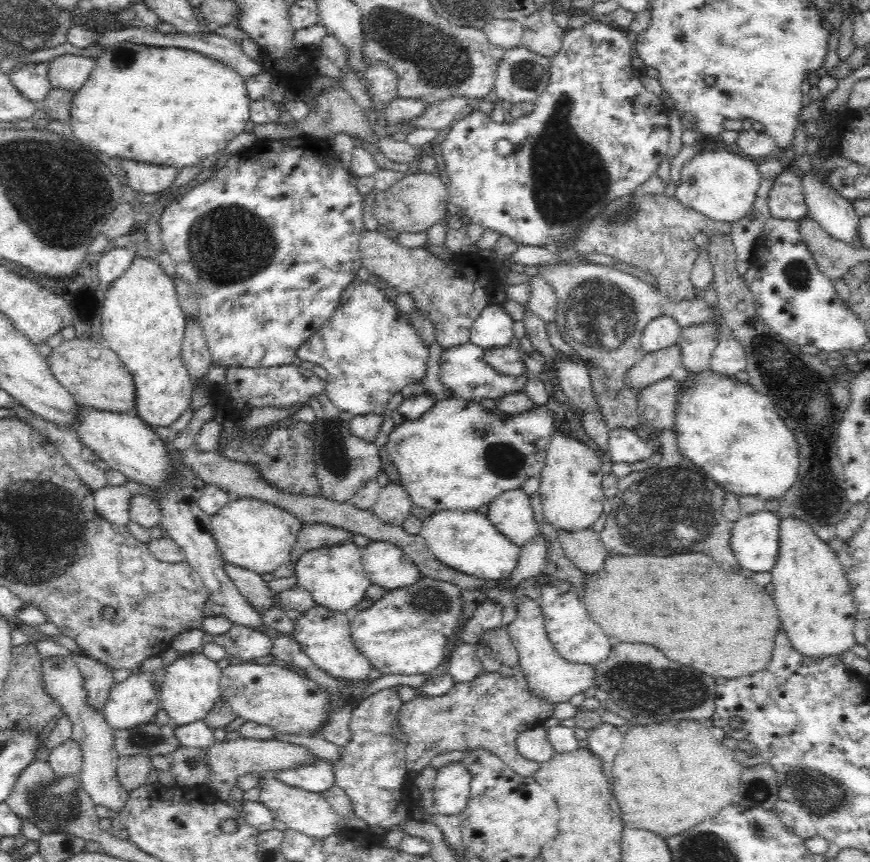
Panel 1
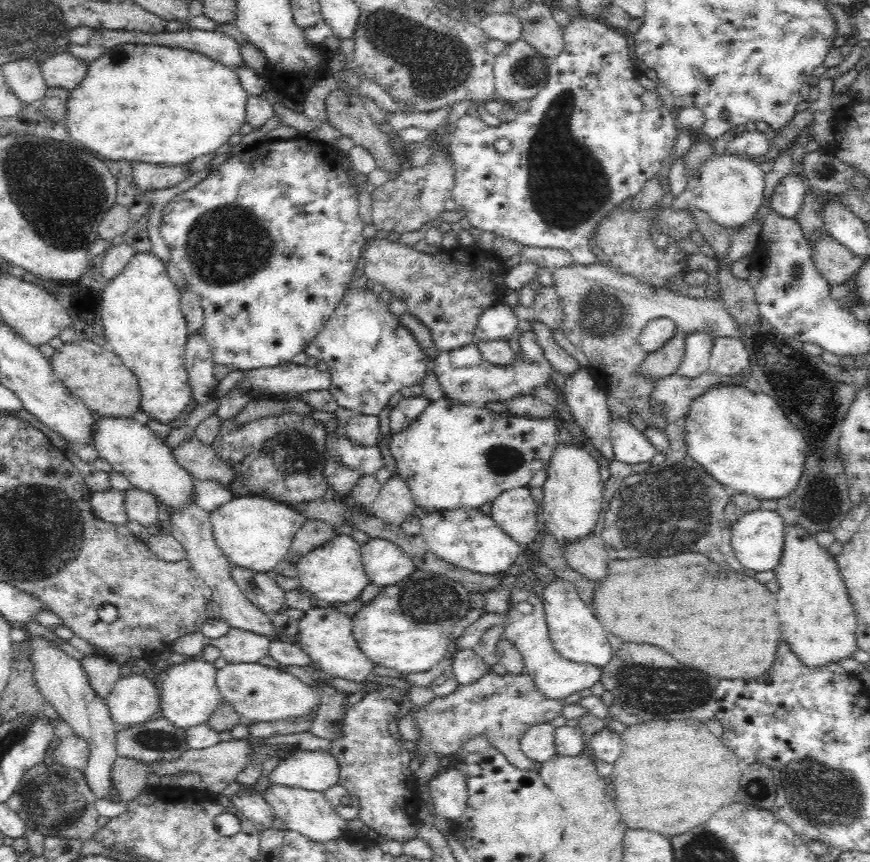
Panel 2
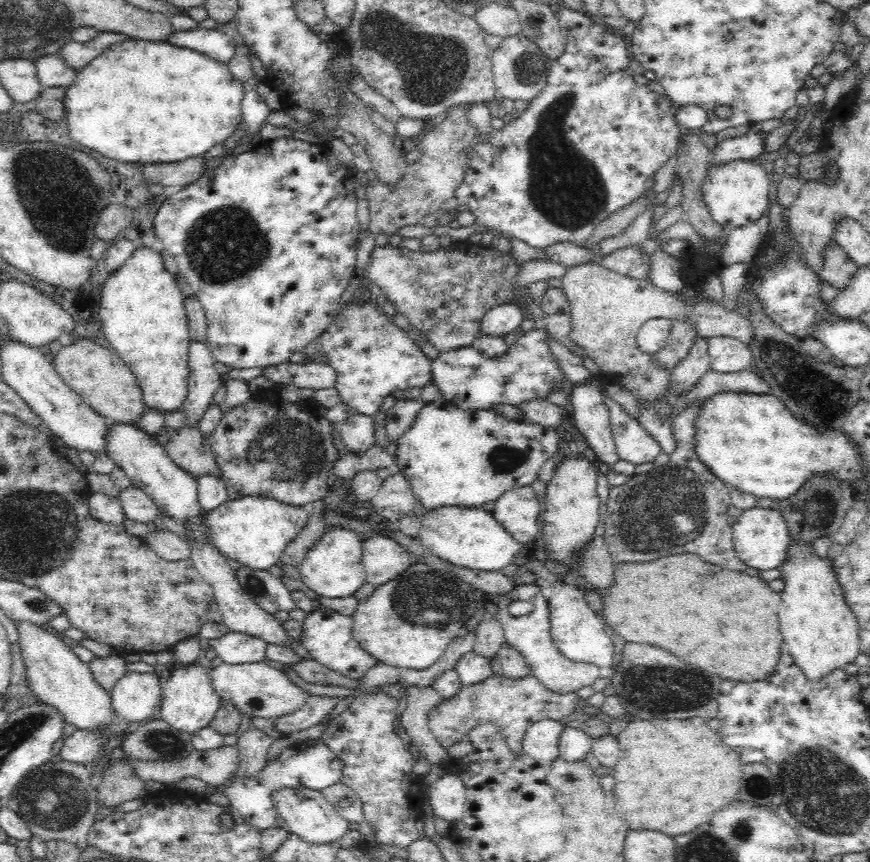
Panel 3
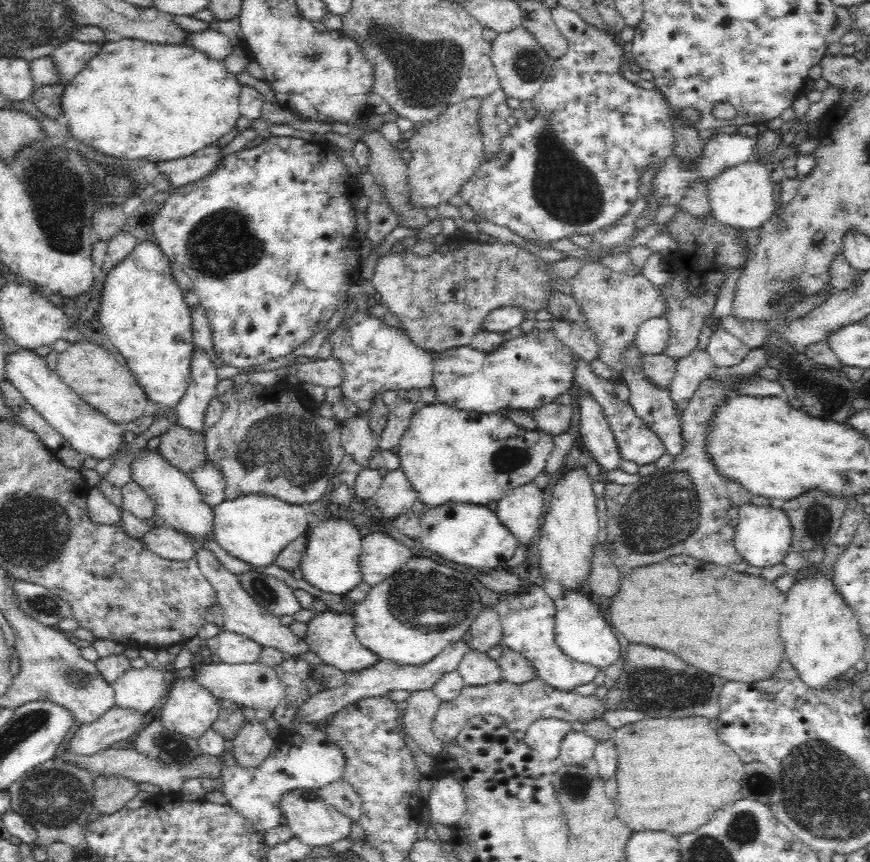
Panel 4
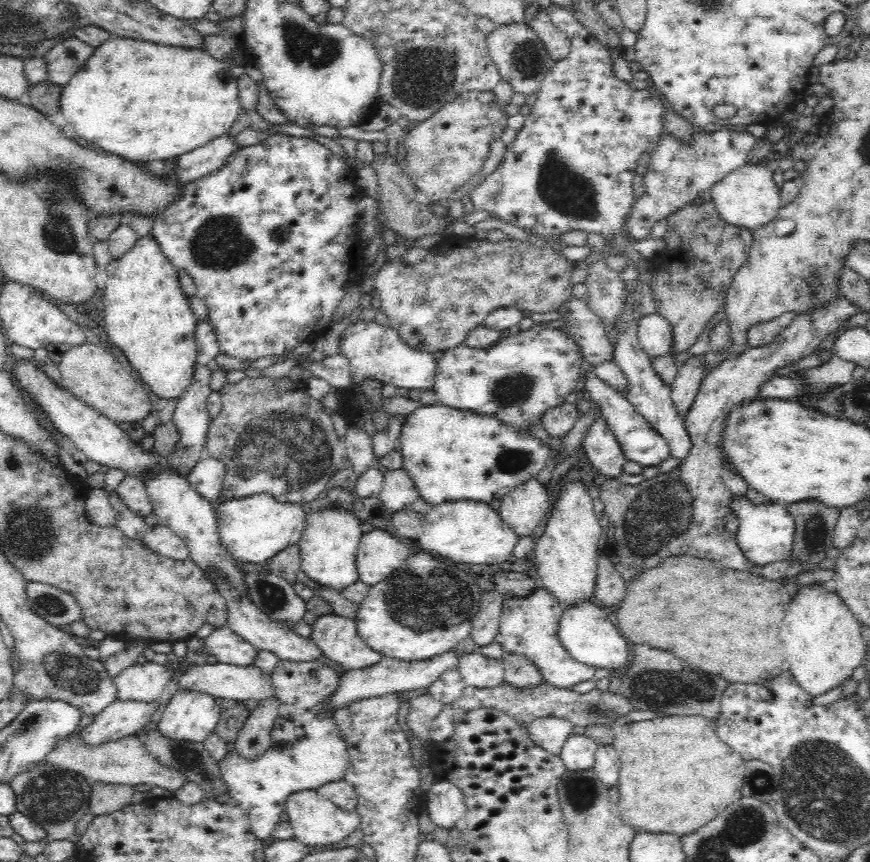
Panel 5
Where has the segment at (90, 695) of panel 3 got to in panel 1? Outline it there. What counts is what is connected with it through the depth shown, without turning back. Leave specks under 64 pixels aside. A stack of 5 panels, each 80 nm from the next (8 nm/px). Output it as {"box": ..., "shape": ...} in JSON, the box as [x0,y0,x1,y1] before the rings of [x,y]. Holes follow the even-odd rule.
{"box":[41,656,129,815],"shape":[[[55,656],[41,659],[41,661],[45,691],[53,700],[57,700],[63,712],[68,714],[73,724],[71,739],[78,743],[82,751],[80,785],[90,795],[95,805],[104,806],[115,815],[120,814],[126,808],[129,792],[118,780],[117,762],[120,756],[114,748],[113,730],[108,727],[108,723],[104,722],[102,710],[94,711],[92,707],[86,705],[86,691],[82,685],[82,675],[71,658]]]}

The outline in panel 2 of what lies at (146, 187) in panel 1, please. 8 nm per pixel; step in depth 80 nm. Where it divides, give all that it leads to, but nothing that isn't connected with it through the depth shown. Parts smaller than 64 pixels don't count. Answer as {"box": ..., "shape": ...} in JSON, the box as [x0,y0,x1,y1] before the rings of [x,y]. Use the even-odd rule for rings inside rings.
{"box":[130,163,188,193],"shape":[[[136,163],[130,164],[130,167],[132,178],[134,178],[133,184],[148,193],[174,187],[188,175],[186,165],[170,166]]]}

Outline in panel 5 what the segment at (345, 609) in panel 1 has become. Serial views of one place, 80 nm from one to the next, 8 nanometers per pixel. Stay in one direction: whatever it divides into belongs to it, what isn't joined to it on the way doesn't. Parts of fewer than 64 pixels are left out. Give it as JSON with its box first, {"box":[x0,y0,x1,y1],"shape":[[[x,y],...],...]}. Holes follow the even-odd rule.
{"box":[299,508,363,592],"shape":[[[336,508],[307,514],[306,530],[299,540],[301,571],[320,588],[342,592],[359,579],[356,555],[363,535],[360,524],[354,513]]]}

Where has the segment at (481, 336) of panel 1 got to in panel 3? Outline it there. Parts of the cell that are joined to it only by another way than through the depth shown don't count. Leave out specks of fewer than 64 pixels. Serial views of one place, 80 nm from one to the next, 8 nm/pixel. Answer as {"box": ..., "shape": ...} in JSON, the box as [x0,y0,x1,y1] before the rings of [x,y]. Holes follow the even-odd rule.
{"box":[480,303,524,337],"shape":[[[513,303],[494,306],[484,314],[480,322],[480,333],[486,336],[505,337],[520,327],[524,310]]]}

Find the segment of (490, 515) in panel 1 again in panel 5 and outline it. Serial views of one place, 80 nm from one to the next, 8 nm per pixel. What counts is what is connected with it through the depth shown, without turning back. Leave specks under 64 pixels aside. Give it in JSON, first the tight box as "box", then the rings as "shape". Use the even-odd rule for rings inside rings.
{"box":[499,477,551,538],"shape":[[[536,477],[515,486],[500,500],[499,516],[518,538],[532,536],[551,508],[546,487]]]}

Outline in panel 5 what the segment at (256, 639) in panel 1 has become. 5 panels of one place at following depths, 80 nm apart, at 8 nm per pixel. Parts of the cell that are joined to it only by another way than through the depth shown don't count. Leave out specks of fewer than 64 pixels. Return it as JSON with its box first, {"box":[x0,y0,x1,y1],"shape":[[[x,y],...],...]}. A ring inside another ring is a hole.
{"box":[204,626,260,667],"shape":[[[228,626],[215,628],[212,634],[205,638],[204,646],[208,654],[216,656],[218,663],[232,664],[236,667],[251,666],[260,652],[256,646],[246,642]]]}

